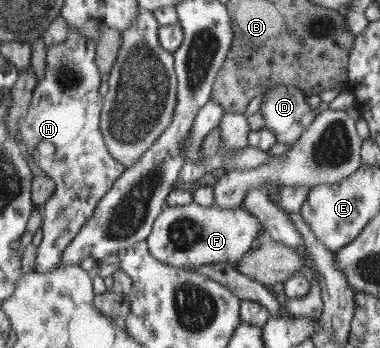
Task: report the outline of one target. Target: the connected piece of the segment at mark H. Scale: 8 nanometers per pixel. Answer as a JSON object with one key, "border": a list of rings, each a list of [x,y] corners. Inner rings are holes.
{"border":[[[67,30],[68,36],[62,44],[47,48],[45,58],[45,72],[32,90],[29,112],[25,120],[20,122],[20,135],[22,135],[22,149],[36,159],[36,165],[56,183],[54,194],[45,200],[42,226],[42,239],[40,245],[34,250],[34,272],[46,274],[60,267],[60,260],[64,250],[78,236],[80,229],[95,214],[95,209],[108,192],[115,186],[115,182],[124,172],[122,166],[105,145],[104,135],[100,128],[102,121],[102,100],[98,88],[100,86],[99,66],[95,62],[97,48],[82,30]]]}

